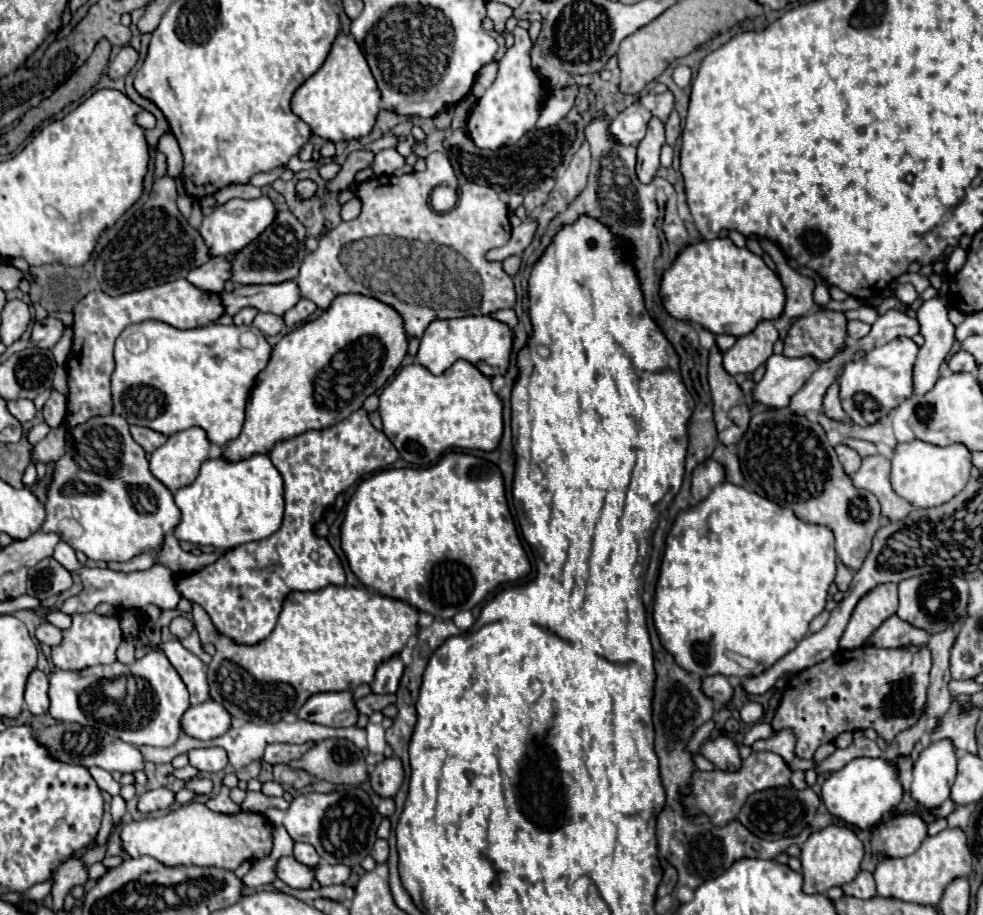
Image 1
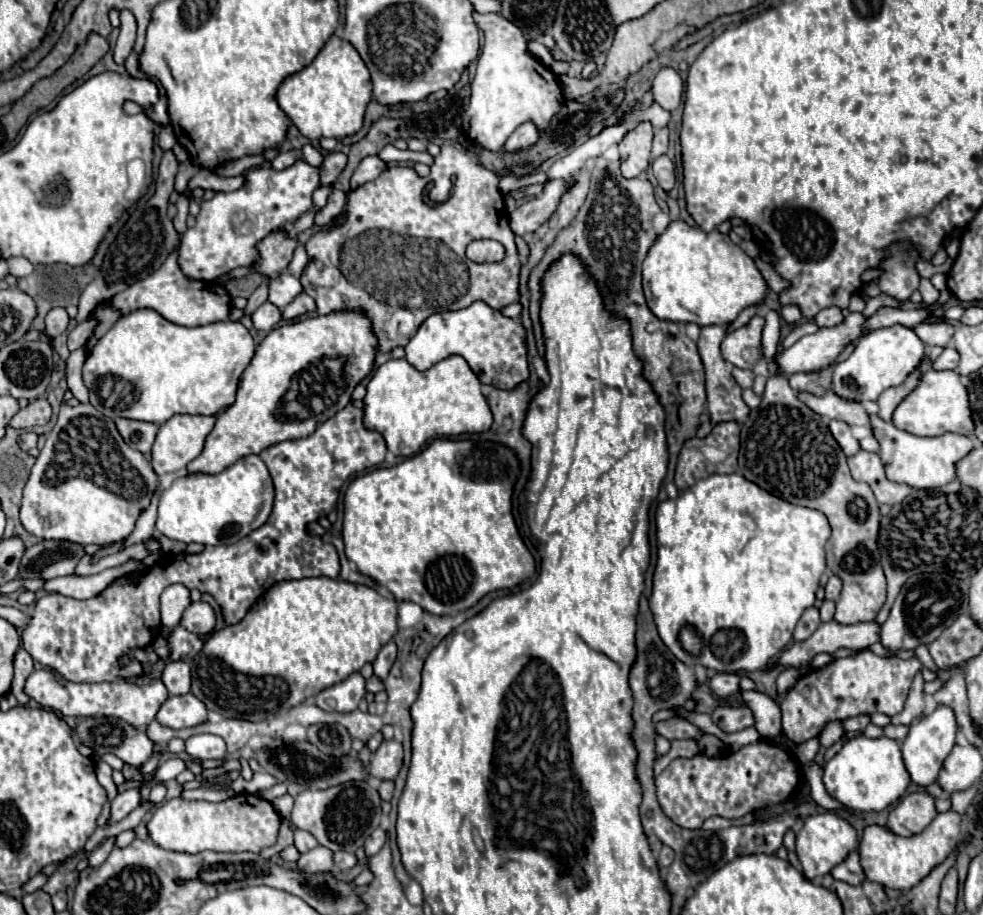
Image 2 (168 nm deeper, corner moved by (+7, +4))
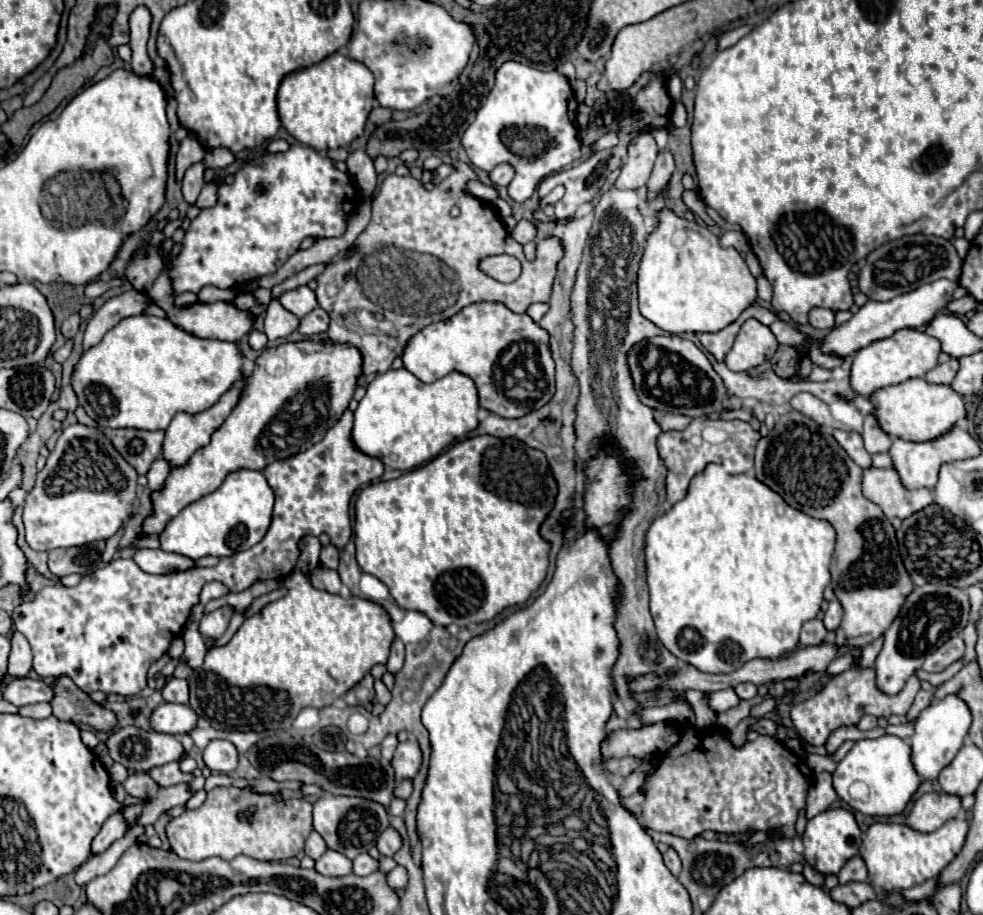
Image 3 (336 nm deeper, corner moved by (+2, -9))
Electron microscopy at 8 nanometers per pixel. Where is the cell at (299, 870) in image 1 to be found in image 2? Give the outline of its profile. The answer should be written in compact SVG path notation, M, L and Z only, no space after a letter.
M317 846L317 848L301 854L301 858L297 860L297 868L301 872L309 872L309 874L329 872L333 868L333 852L325 850L323 846Z

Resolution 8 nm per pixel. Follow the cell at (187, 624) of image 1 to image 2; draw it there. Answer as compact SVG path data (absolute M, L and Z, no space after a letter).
M203 602L191 604L181 618L181 626L193 634L207 634L215 624L215 612Z

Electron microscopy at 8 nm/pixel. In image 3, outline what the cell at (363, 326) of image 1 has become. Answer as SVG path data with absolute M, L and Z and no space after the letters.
M300 341L300 343L284 343L272 349L264 349L254 363L252 375L244 381L244 395L240 403L228 415L228 419L214 431L210 443L198 449L184 467L172 467L162 489L150 495L152 515L144 519L142 535L148 537L160 535L172 517L176 517L186 505L216 491L228 473L238 469L262 471L266 465L278 459L286 459L296 455L298 451L310 449L338 421L338 415L342 415L342 411L348 409L360 373L362 373L362 355L358 355L356 347L338 347L336 343L330 341L328 343Z

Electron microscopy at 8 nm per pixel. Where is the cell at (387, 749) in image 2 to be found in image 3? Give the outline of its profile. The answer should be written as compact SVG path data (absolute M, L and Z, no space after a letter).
M404 741L396 747L392 767L398 779L412 779L422 765L422 751L418 741Z

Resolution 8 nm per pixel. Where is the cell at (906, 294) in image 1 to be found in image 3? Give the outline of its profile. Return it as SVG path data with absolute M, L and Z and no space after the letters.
M916 233L916 235L904 235L900 239L894 239L894 241L888 241L884 245L880 245L878 249L874 249L866 259L864 259L864 265L862 269L858 271L858 287L860 291L870 299L870 301L890 301L894 299L894 295L902 295L906 291L914 291L914 287L920 287L922 283L932 283L934 279L952 279L952 281L958 281L962 273L962 259L958 257L952 241L948 239L942 239L942 237L936 237L936 235L922 235L922 233Z

